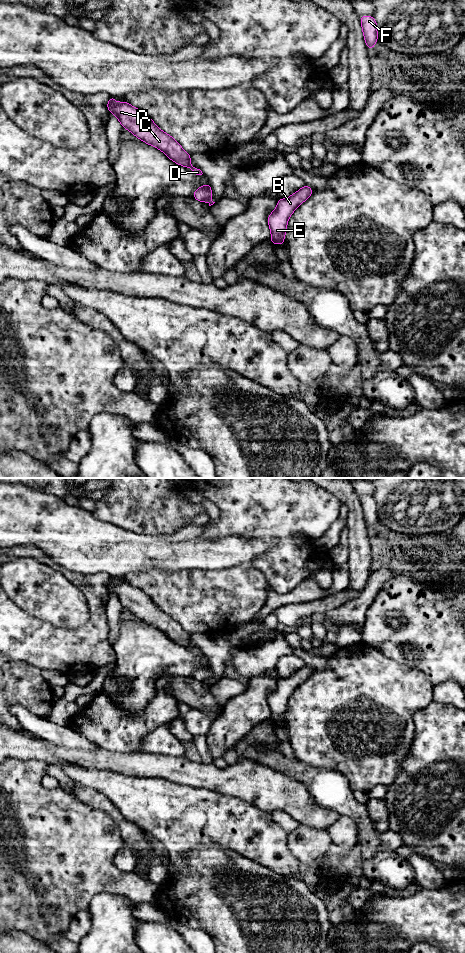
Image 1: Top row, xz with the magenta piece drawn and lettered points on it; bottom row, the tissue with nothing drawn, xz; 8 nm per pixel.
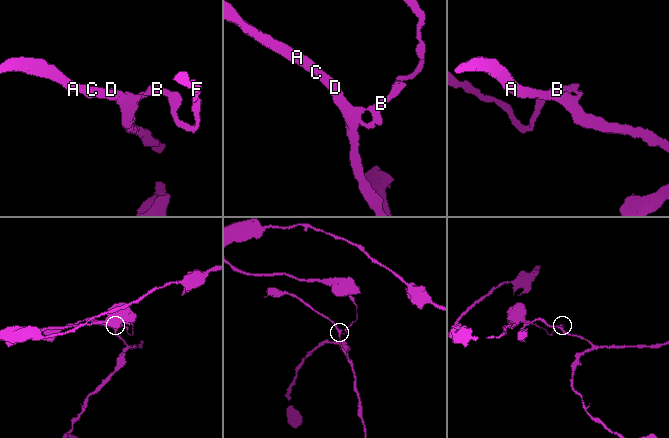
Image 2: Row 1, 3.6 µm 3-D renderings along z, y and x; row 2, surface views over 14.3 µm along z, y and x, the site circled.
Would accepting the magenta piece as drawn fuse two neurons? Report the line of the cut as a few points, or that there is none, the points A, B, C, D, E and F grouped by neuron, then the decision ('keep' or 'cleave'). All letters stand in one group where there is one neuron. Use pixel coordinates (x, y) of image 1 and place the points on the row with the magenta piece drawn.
cut in xz along (271, 238), (276, 242); A C D / B E F; cleave

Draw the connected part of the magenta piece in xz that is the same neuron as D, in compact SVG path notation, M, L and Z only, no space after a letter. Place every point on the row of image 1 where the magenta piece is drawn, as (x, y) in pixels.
M110 96L107 109L119 119L123 128L128 129L143 142L164 152L173 162L189 168L196 175L203 174L200 169L189 164L192 155L185 152L171 135L158 128L145 112L125 101L115 104L116 99L116 97Z

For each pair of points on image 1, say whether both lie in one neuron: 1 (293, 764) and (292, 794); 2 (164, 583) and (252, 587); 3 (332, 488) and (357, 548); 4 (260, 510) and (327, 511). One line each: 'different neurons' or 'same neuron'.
1: different neurons
2: same neuron
3: same neuron
4: same neuron

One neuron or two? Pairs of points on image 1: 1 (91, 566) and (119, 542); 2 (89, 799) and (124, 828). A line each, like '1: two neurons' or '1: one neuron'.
1: one neuron
2: one neuron

